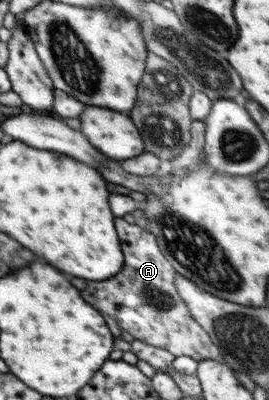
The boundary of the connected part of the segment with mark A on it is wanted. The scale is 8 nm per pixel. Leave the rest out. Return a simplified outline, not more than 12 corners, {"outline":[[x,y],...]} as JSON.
{"outline":[[115,220],[125,264],[83,300],[176,357],[220,359],[153,234]]}

